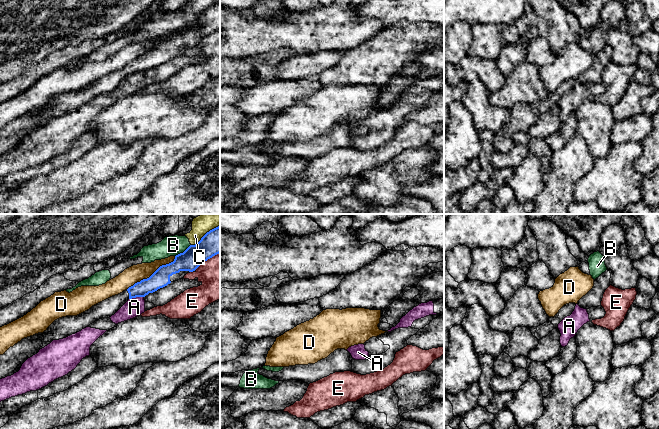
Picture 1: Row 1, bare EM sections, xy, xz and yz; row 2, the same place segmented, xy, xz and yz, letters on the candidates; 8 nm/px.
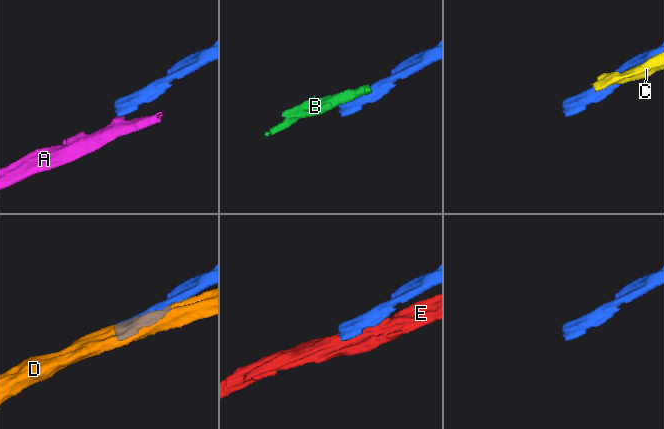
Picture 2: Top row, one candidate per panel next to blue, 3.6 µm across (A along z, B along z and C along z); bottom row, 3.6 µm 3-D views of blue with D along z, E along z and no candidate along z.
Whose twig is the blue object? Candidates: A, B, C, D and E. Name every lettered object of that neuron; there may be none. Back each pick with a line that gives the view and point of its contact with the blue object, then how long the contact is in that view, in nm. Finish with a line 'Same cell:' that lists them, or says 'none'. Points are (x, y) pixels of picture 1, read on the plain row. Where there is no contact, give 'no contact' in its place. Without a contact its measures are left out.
Same cell: none

